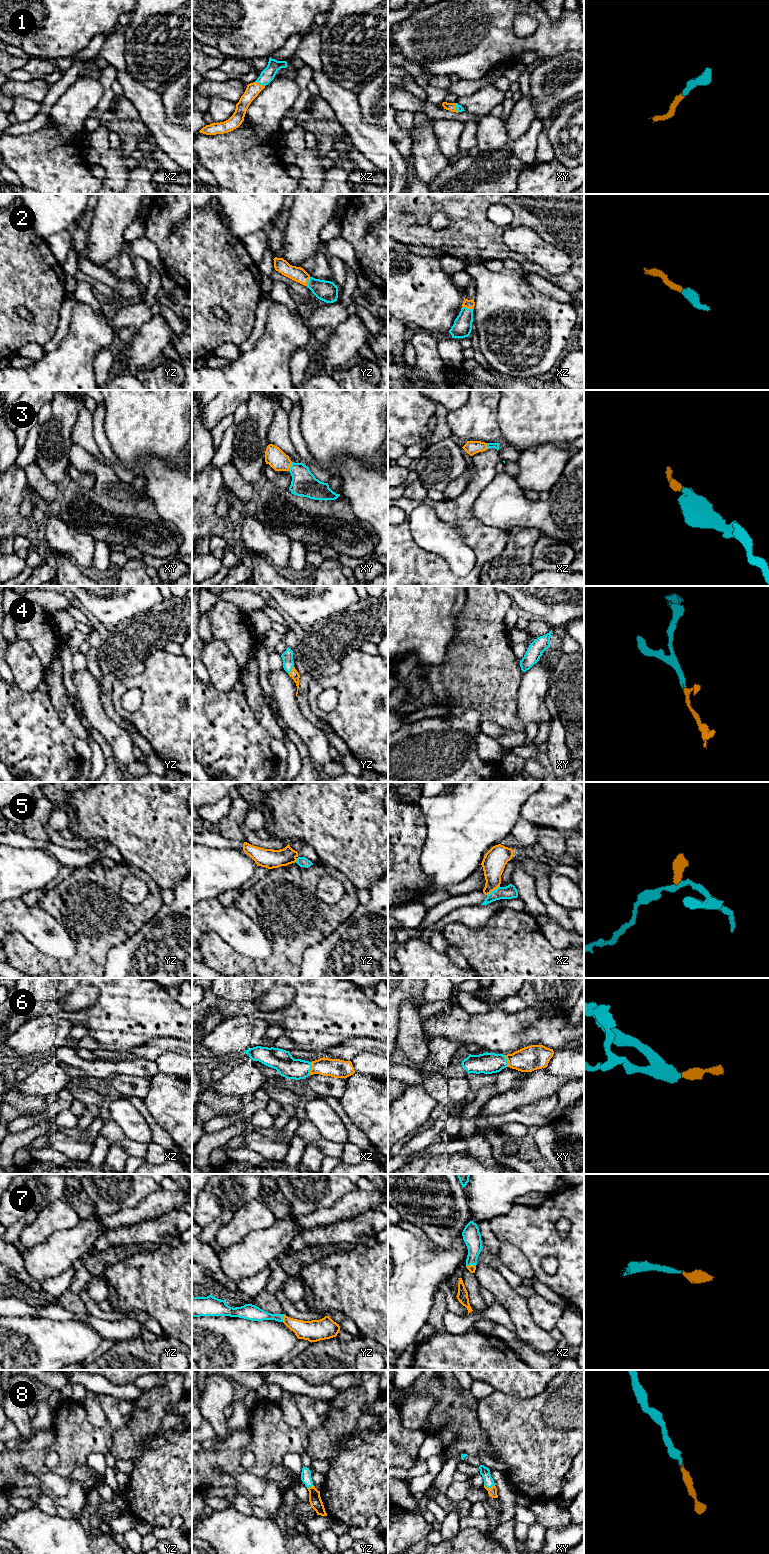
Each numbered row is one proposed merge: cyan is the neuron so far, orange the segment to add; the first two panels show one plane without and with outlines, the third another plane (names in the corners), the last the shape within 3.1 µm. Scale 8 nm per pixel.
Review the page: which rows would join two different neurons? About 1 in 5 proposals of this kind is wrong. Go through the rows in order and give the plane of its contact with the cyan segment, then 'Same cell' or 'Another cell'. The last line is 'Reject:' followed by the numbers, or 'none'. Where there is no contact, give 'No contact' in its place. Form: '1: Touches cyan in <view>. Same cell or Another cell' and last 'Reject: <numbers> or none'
1: Touches cyan in xz. Same cell
2: Touches cyan in xz. Same cell
3: Touches cyan in xy. Same cell
4: Touches cyan in yz. Same cell
5: Touches cyan in xz. Another cell
6: Touches cyan in xz. Same cell
7: Touches cyan in yz. Same cell
8: Touches cyan in xy. Same cell
Reject: 5

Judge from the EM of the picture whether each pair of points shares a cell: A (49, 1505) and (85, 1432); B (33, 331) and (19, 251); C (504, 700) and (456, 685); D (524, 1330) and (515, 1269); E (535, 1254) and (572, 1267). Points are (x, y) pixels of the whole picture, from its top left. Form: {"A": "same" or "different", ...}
{"A": "different", "B": "same", "C": "same", "D": "different", "E": "same"}

